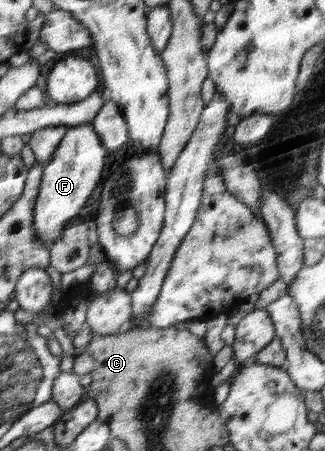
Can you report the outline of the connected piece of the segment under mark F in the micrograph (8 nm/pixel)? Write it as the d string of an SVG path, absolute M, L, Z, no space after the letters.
M92 123L81 124L67 129L62 144L49 164L43 167L42 180L39 188L38 202L34 208L34 226L41 243L51 246L61 236L63 228L67 228L69 220L79 214L95 186L101 180L101 168L105 166L105 150L102 138L95 132Z

